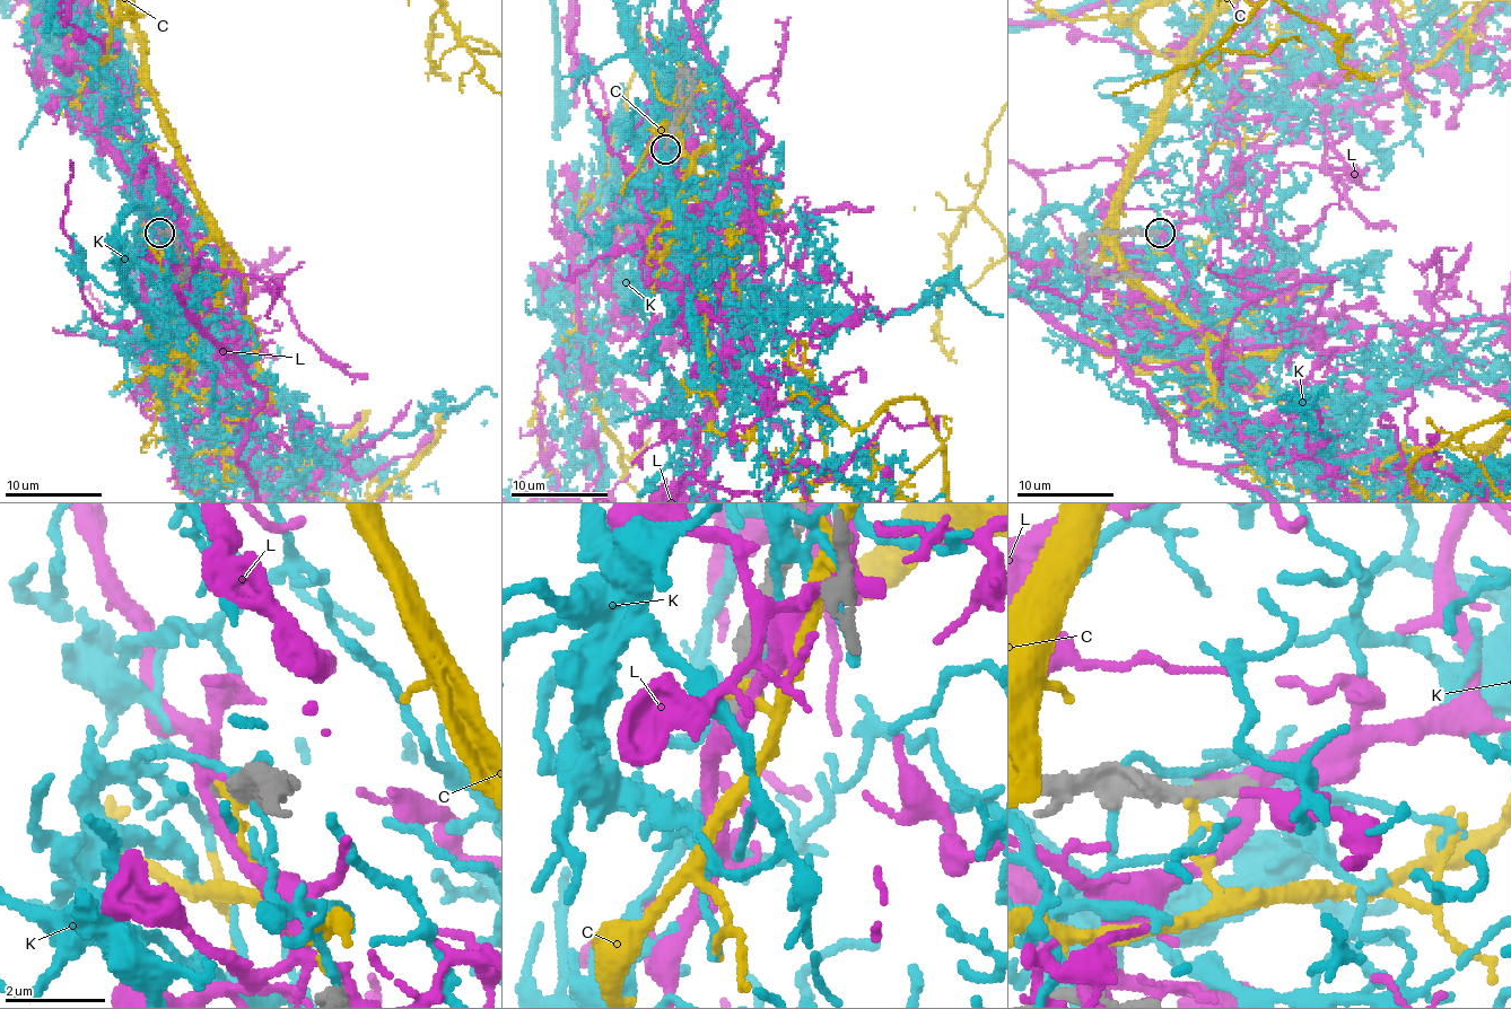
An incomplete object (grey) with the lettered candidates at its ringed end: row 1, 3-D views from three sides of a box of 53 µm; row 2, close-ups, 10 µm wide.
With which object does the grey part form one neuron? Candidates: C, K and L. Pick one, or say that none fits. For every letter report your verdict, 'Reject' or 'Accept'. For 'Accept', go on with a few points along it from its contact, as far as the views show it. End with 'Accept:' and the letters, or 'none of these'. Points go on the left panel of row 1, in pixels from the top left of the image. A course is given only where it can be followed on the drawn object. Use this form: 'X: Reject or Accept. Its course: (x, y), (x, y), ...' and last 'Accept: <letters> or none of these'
C: Reject
K: Reject
L: Reject
Accept: none of these

